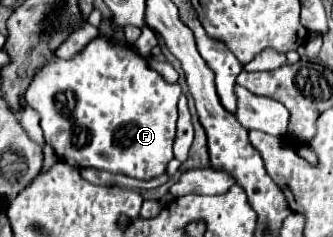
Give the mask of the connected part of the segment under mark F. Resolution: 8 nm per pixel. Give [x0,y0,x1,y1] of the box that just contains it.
[26,36,180,180]

